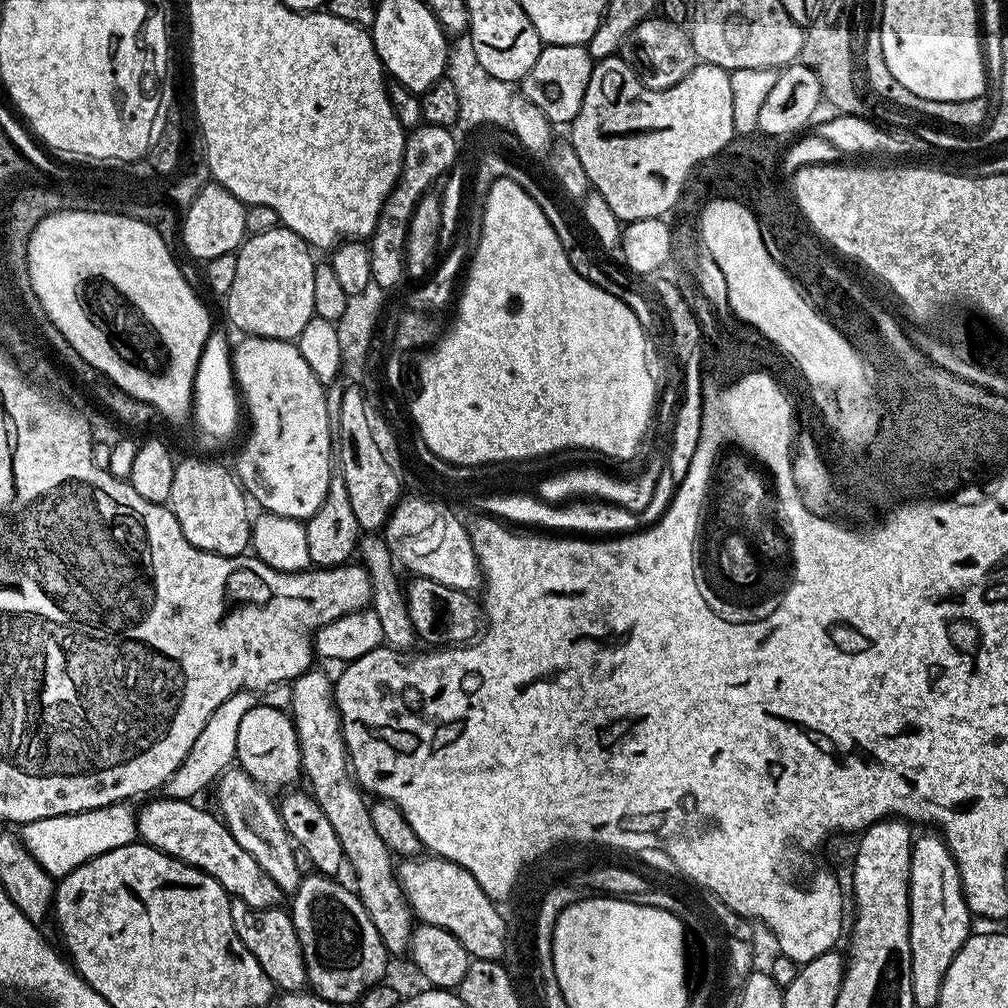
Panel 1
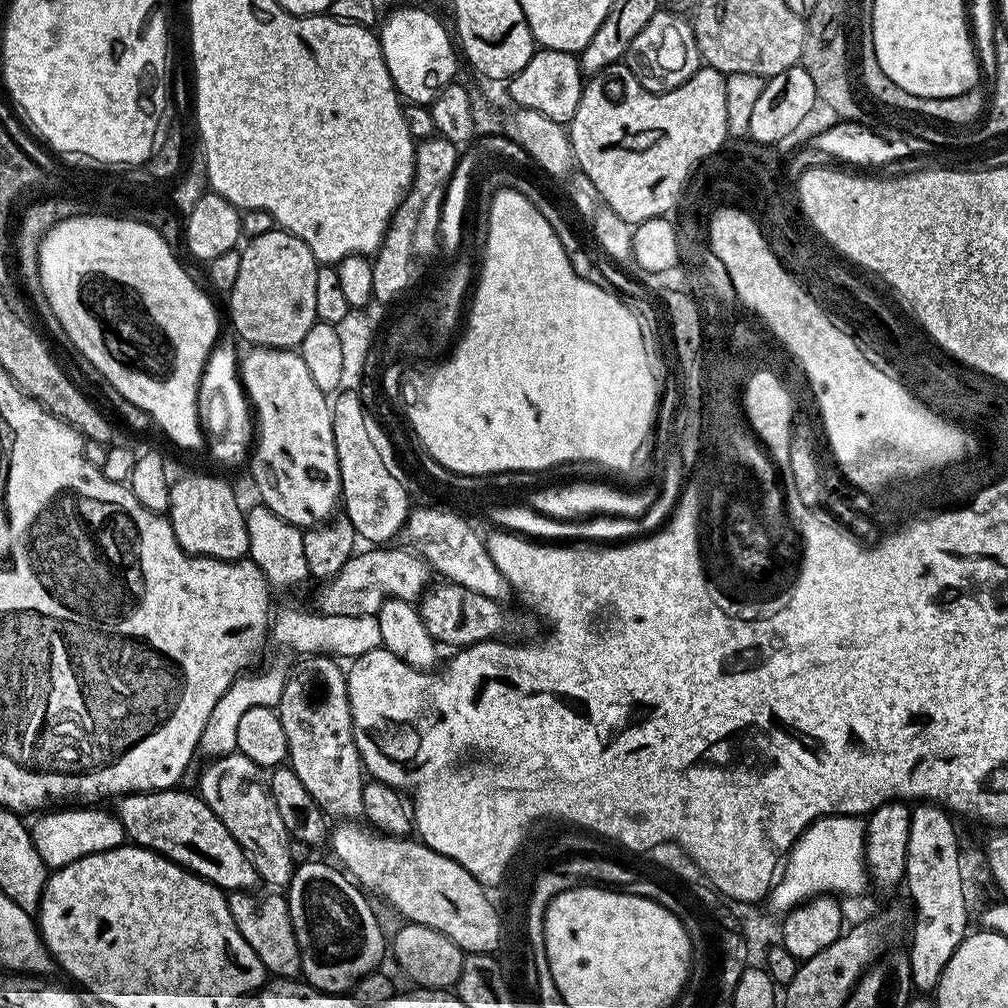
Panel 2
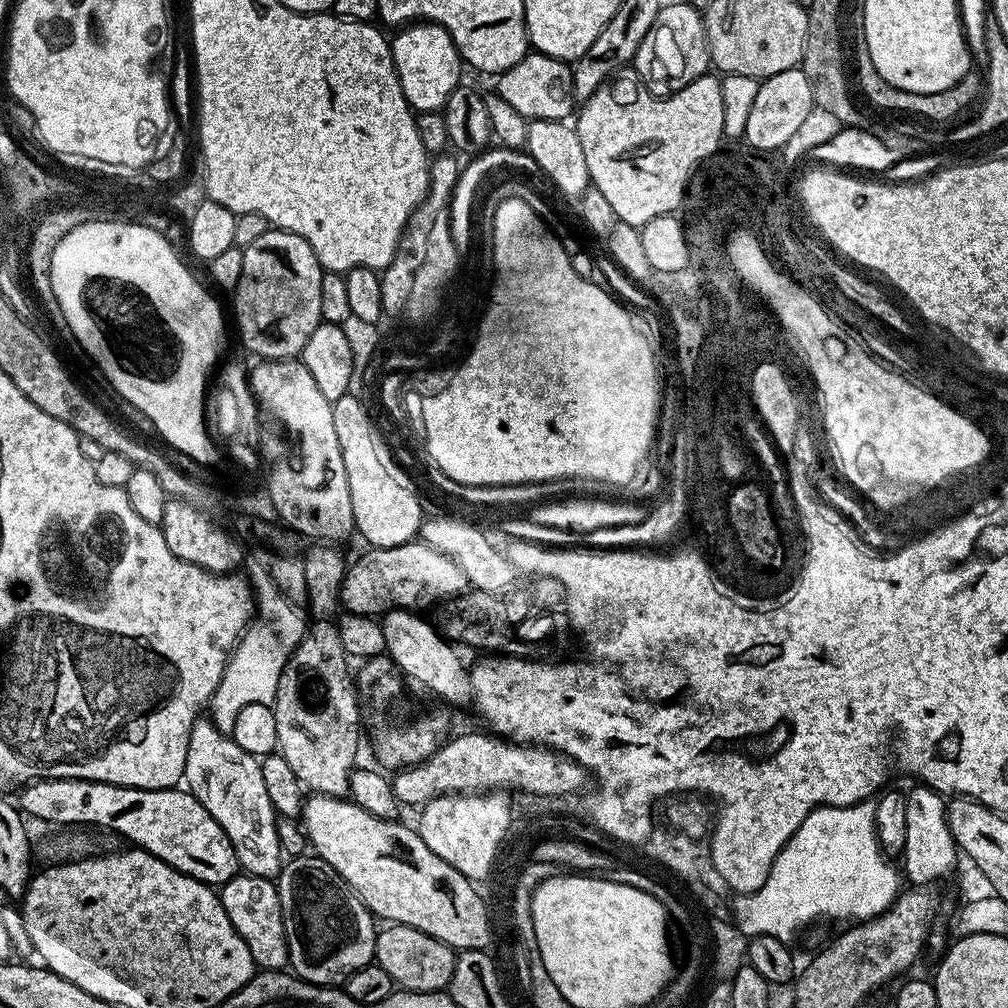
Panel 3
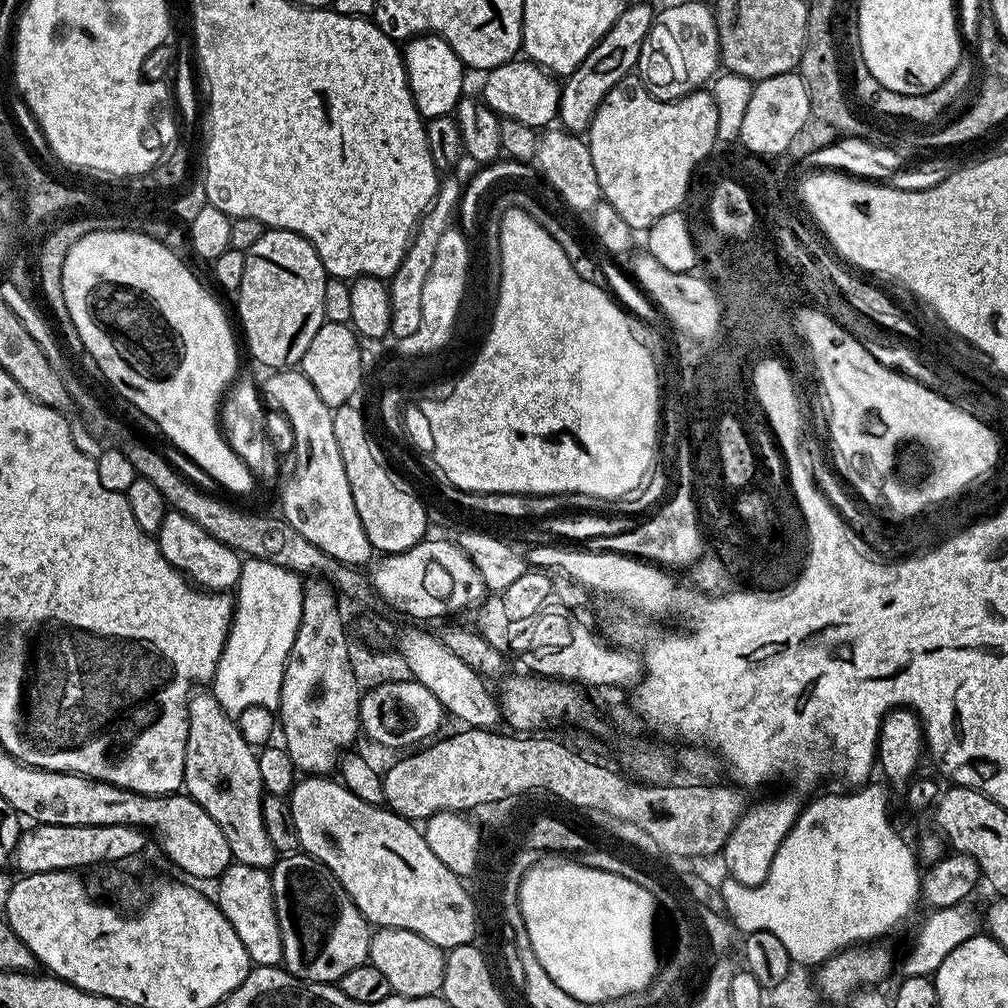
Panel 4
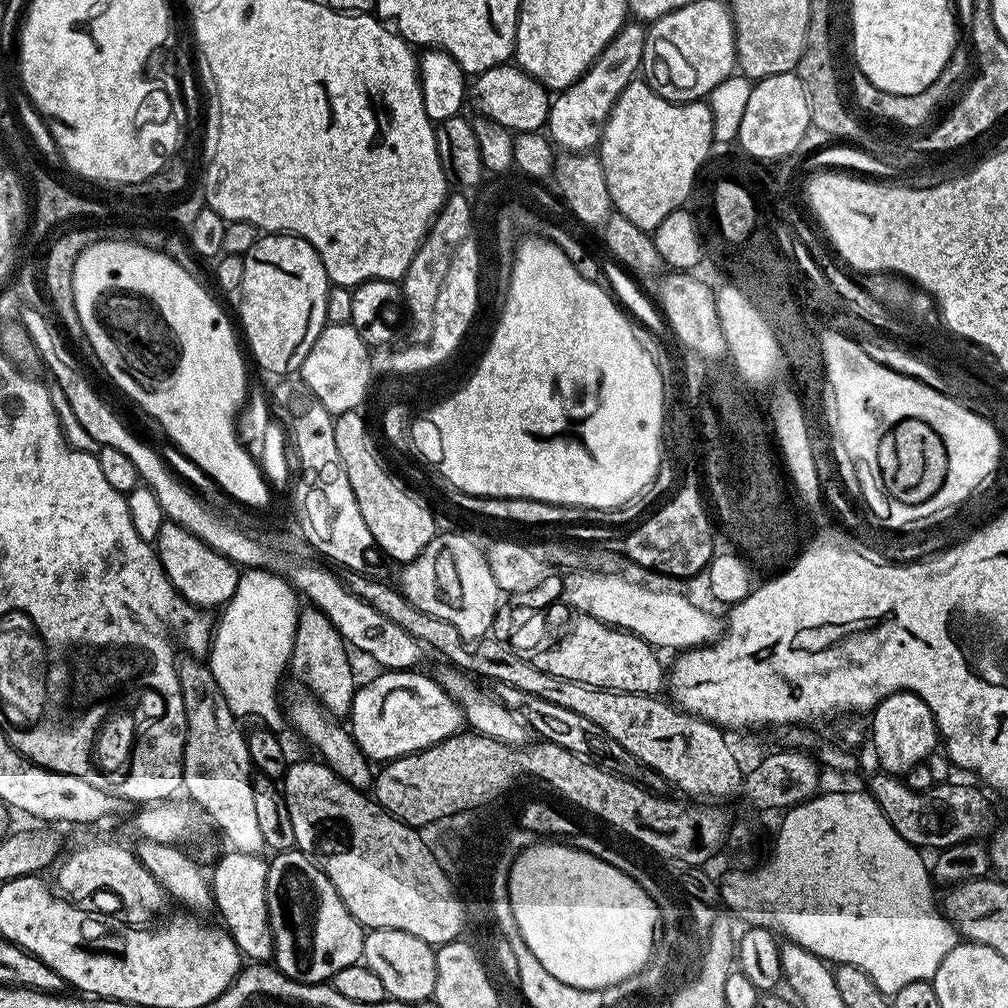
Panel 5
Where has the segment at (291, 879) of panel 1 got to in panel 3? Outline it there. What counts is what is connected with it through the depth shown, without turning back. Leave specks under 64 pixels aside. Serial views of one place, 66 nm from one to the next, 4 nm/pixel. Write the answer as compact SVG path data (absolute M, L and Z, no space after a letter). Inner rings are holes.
M198 718L190 732L183 783L186 785L187 791L191 792L192 797L198 802L202 802L202 806L206 806L210 818L214 818L214 822L218 822L218 826L222 826L226 838L230 838L230 842L234 846L241 869L247 875L279 877L286 857L278 842L278 830L276 829L278 813L270 802L270 794L266 794L260 760L257 757L242 750L242 746L238 746L238 742L232 739L221 725L212 723L208 718Z

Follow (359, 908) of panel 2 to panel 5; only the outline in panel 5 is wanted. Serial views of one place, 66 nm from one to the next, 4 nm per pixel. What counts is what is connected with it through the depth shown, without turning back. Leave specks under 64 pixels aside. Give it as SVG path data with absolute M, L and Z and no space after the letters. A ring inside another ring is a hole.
M299 850L277 852L268 860L268 921L274 938L274 964L284 976L303 984L331 981L338 970L361 963L365 927L346 910L334 882L311 856Z

